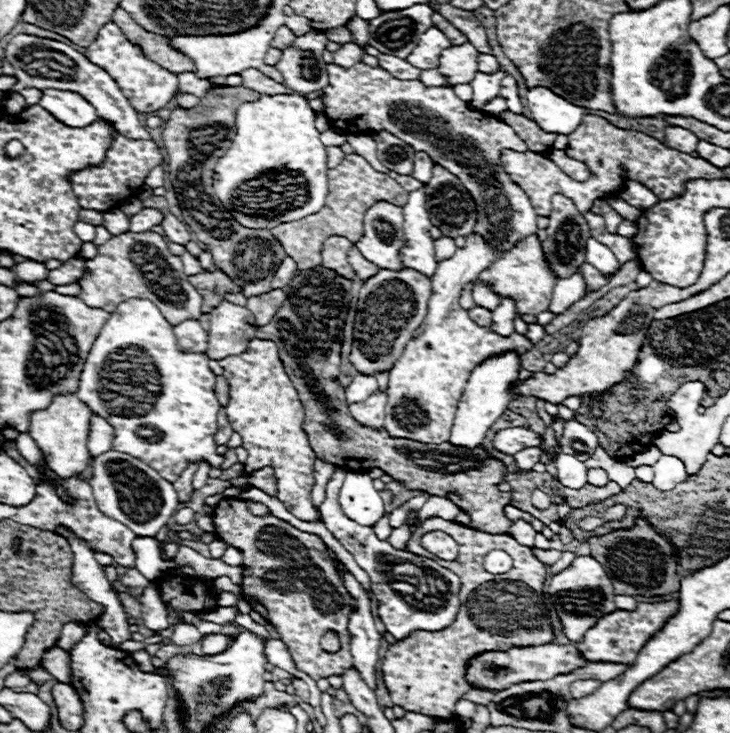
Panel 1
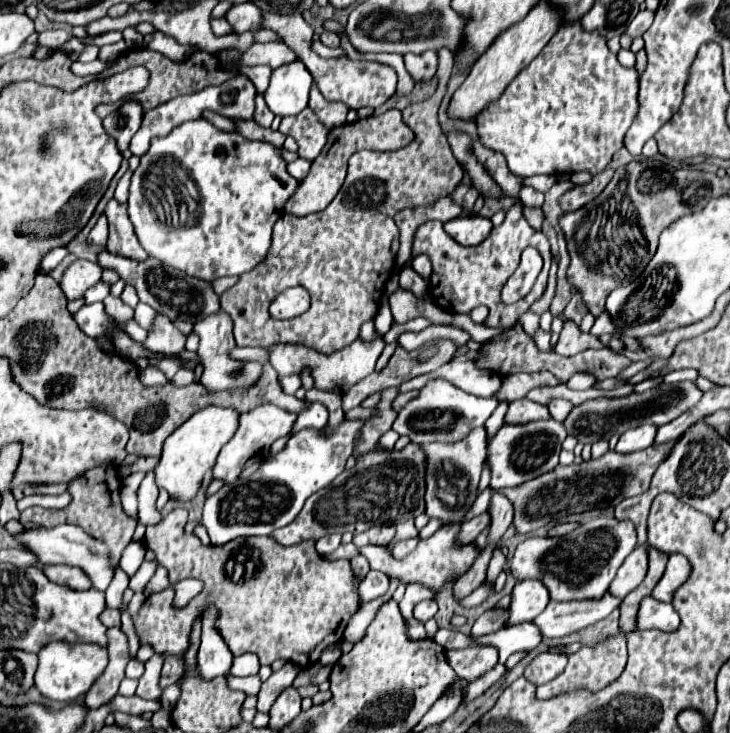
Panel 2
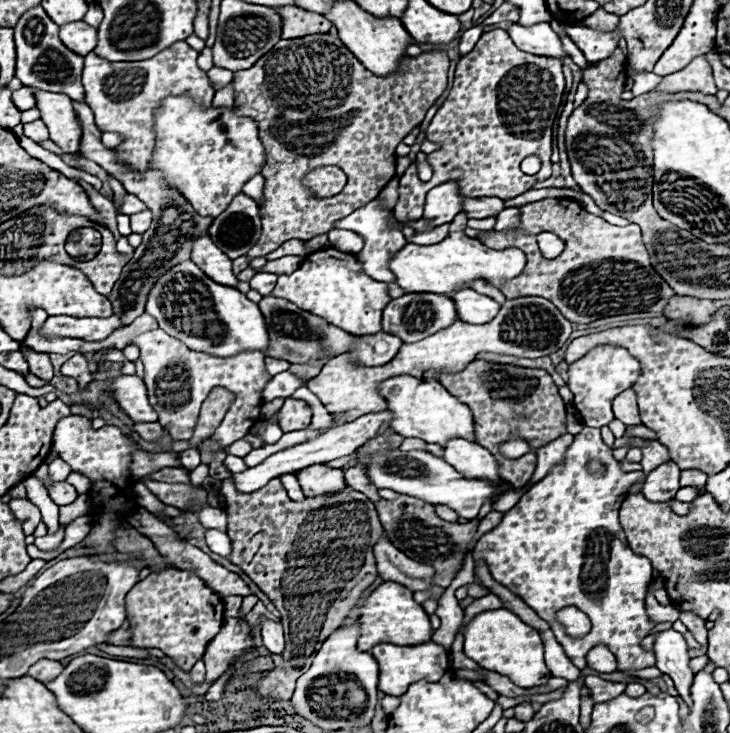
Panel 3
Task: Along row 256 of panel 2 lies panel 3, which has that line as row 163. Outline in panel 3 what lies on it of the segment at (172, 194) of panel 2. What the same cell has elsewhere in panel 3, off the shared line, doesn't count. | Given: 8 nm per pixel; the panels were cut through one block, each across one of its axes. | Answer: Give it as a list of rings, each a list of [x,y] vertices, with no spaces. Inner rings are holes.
[[[170,96],[164,98],[162,108],[156,112],[154,130],[156,150],[152,166],[162,170],[166,174],[166,184],[178,188],[202,216],[216,218],[222,214],[230,198],[242,190],[244,182],[260,174],[266,162],[256,122],[236,116],[234,108],[202,110],[190,96]]]

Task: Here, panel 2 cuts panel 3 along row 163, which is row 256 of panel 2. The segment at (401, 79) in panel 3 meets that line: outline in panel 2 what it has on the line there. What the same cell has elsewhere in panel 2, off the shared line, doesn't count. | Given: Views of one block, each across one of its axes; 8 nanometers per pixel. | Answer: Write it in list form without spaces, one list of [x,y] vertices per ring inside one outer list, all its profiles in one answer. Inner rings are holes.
[[[440,48],[438,52],[438,72],[440,88],[426,102],[410,104],[402,110],[404,122],[408,126],[416,126],[416,140],[408,146],[394,152],[372,152],[360,150],[350,158],[348,176],[330,202],[328,208],[308,216],[288,216],[284,214],[272,232],[272,246],[266,258],[248,274],[242,274],[240,280],[228,288],[220,296],[221,309],[227,312],[233,321],[233,335],[238,347],[274,348],[274,344],[302,344],[306,348],[314,348],[318,352],[330,354],[338,348],[346,348],[360,336],[360,328],[364,322],[374,320],[378,314],[378,300],[382,298],[384,286],[392,274],[396,252],[398,252],[398,228],[394,224],[394,214],[404,208],[418,208],[434,204],[436,200],[450,196],[464,178],[462,166],[454,160],[450,152],[450,144],[446,144],[446,136],[440,134],[438,126],[438,106],[444,96],[446,82],[452,74],[452,50]],[[286,286],[304,286],[310,296],[310,308],[290,320],[274,320],[268,312],[272,300],[286,290]]]

